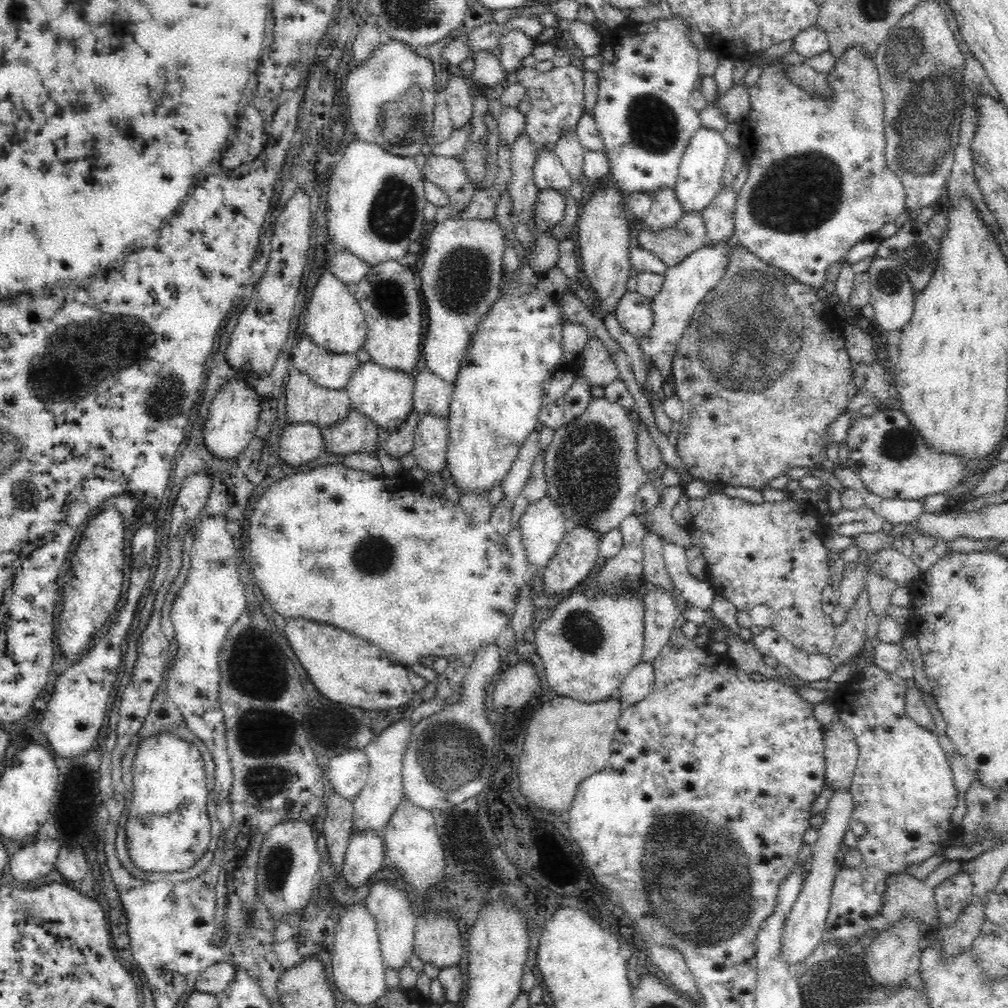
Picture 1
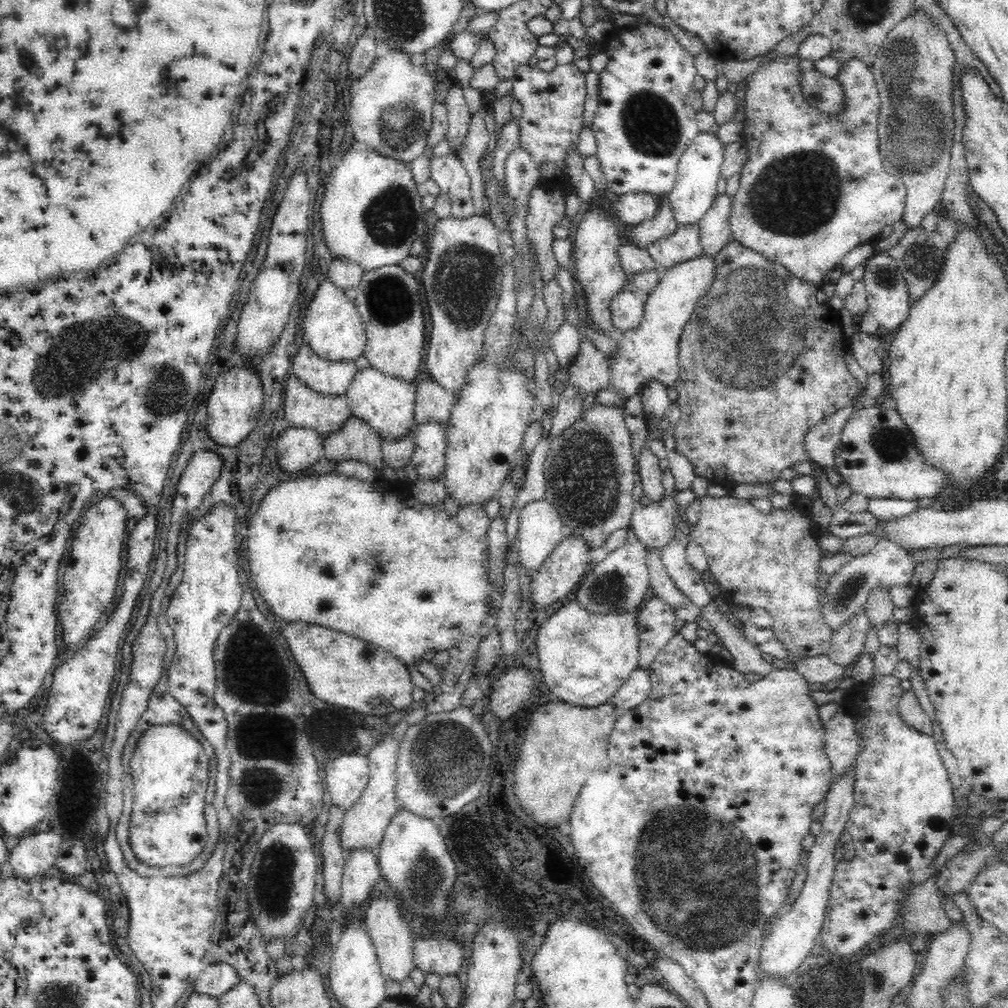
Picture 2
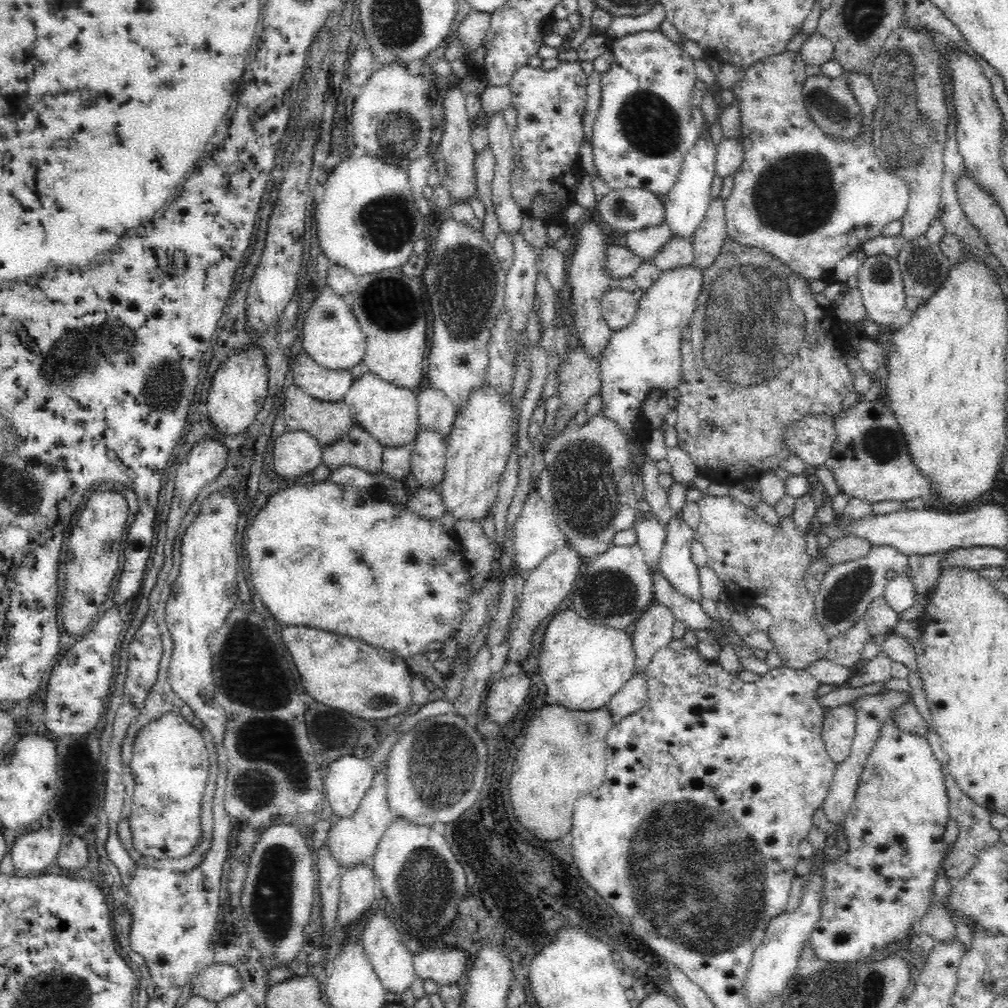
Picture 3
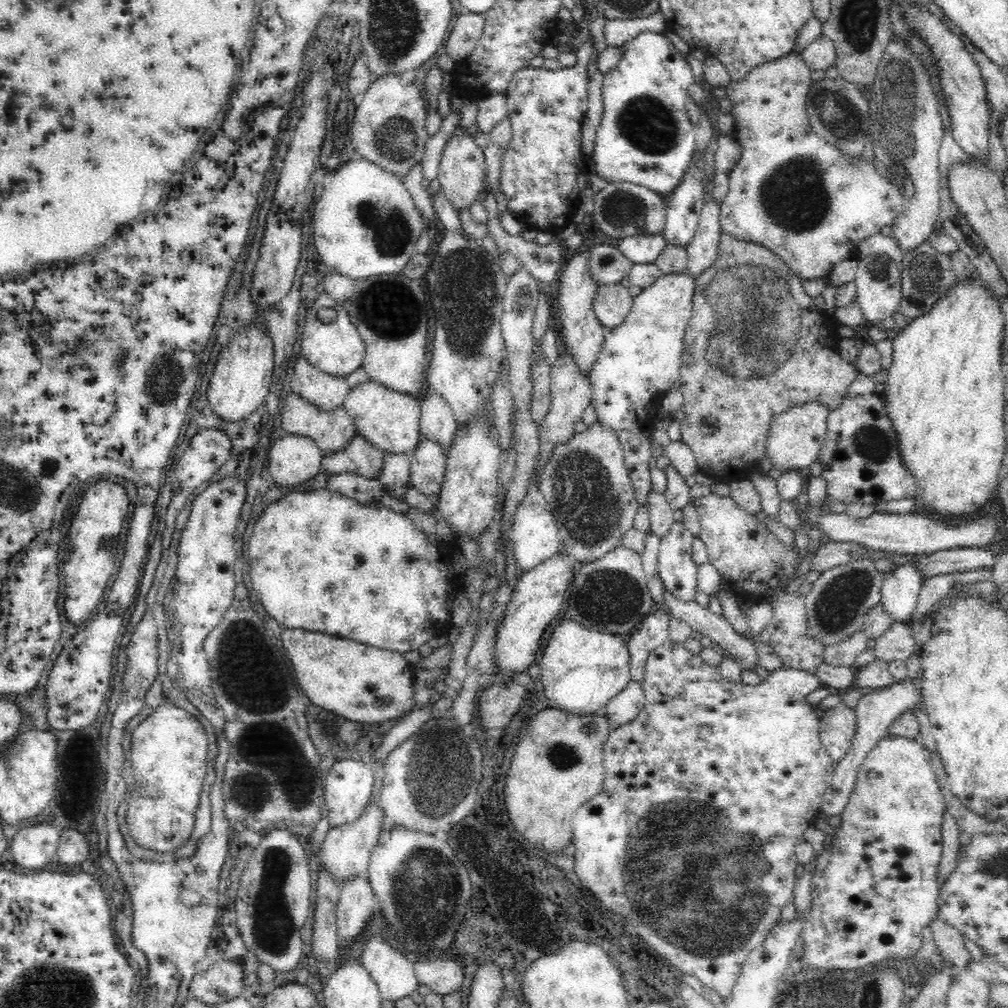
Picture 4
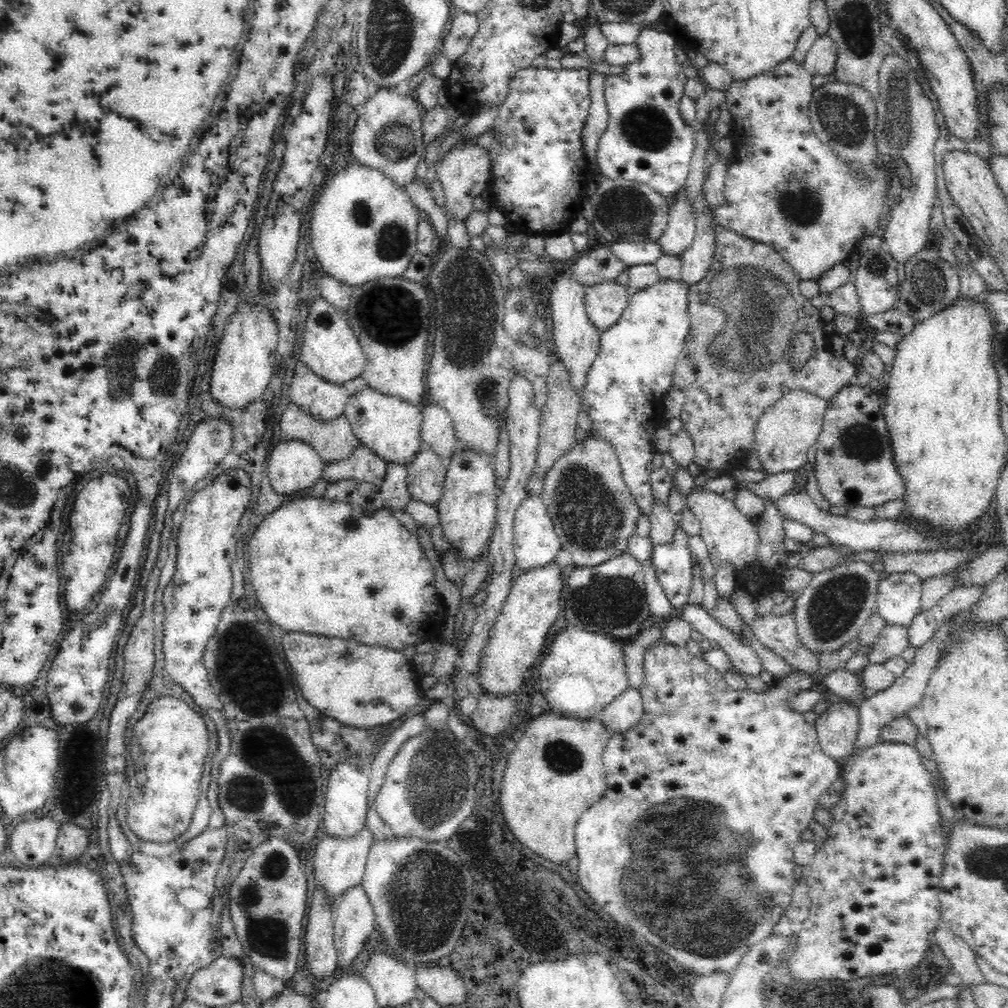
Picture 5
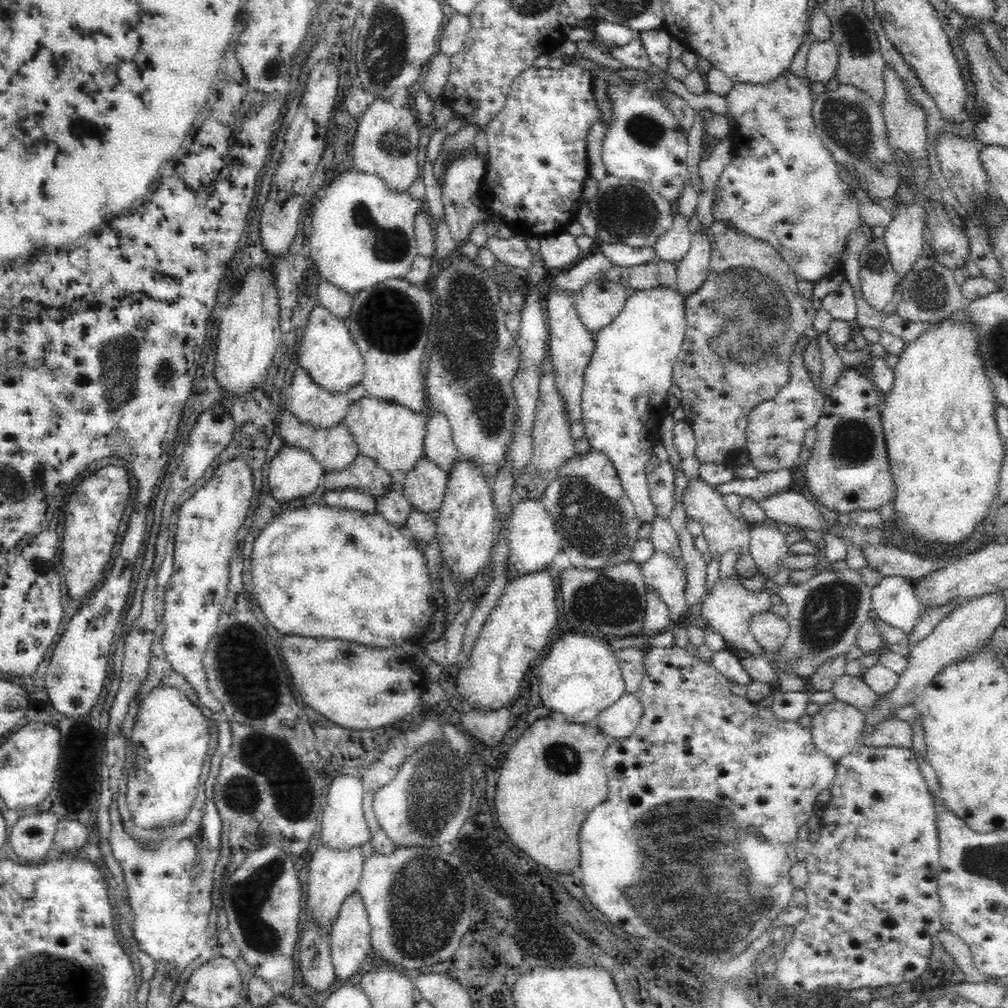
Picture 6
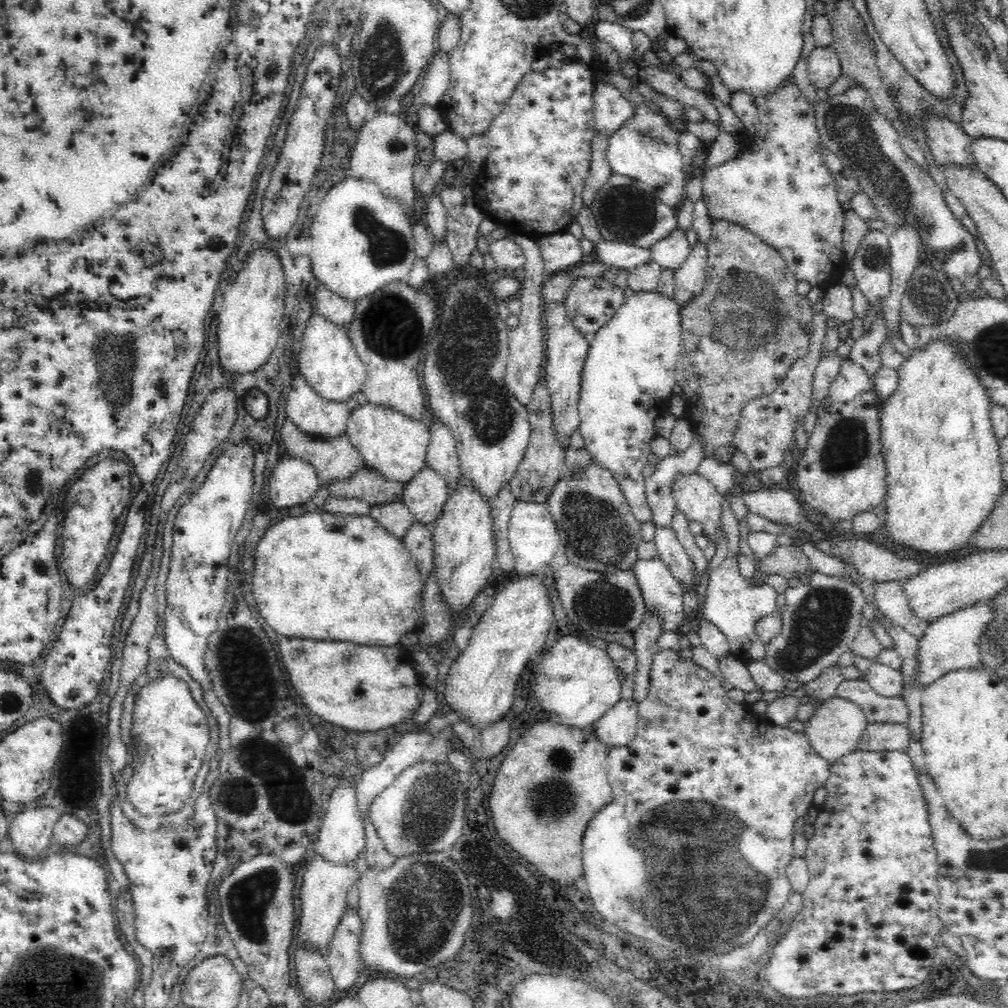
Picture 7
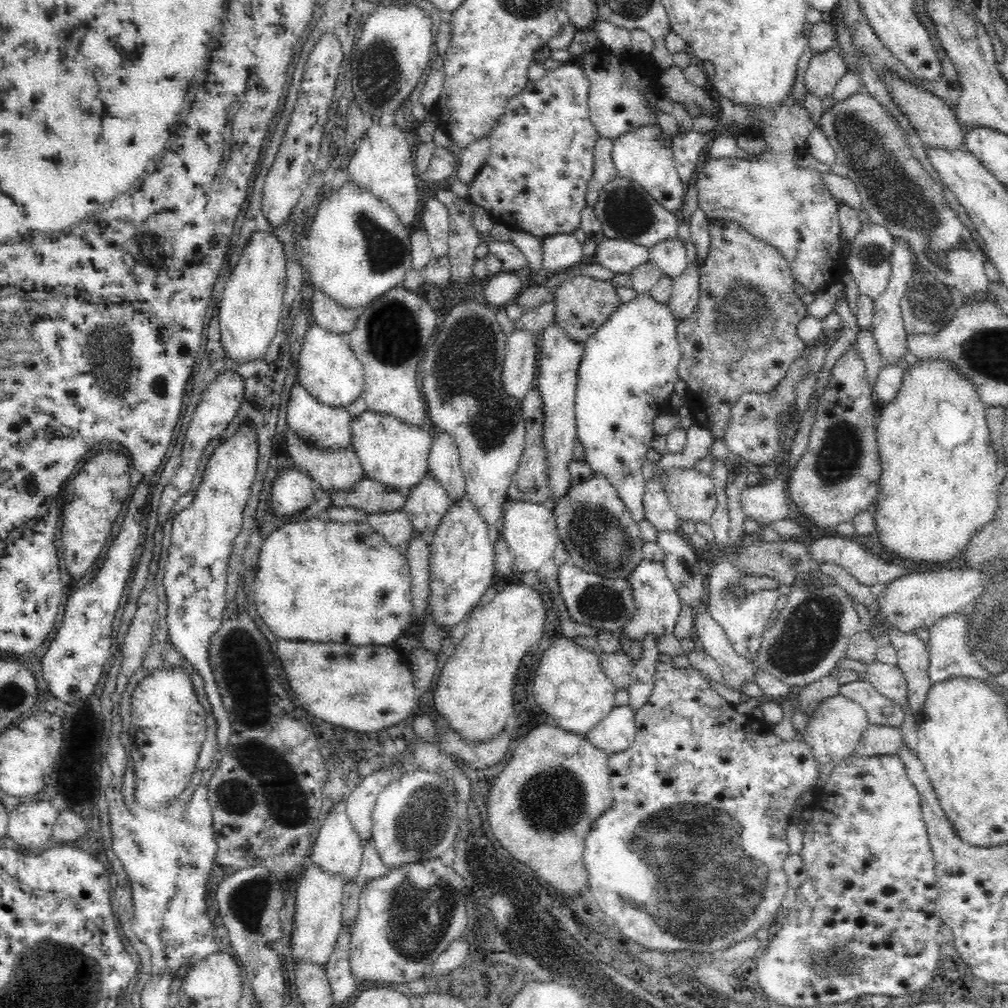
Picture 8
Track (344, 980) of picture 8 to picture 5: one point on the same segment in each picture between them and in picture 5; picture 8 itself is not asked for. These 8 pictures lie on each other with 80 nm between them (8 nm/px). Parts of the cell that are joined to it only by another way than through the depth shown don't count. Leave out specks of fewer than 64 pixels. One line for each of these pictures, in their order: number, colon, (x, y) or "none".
5: (354, 918)
6: (350, 930)
7: (343, 955)

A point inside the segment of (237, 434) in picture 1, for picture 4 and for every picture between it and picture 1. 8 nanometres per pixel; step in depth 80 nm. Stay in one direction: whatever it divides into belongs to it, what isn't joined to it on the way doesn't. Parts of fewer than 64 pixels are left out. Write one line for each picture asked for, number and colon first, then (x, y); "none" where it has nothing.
2: (234, 407)
3: (239, 387)
4: (241, 381)

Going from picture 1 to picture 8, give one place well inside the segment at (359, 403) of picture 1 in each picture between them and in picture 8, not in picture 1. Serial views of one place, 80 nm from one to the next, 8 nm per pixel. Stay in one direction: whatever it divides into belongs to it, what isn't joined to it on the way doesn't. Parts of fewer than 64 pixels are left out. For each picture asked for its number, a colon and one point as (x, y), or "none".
2: (386, 403)
3: (388, 412)
4: (388, 419)
5: (390, 426)
6: (392, 435)
7: (392, 443)
8: (392, 451)

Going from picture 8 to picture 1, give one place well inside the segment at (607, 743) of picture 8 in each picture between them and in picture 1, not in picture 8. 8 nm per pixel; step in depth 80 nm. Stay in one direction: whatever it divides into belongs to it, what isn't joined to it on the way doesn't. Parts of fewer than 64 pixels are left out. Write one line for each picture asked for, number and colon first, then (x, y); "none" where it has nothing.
1: (640, 681)
2: (636, 688)
3: (633, 694)
4: (626, 704)
5: (626, 709)
6: (618, 720)
7: (615, 727)

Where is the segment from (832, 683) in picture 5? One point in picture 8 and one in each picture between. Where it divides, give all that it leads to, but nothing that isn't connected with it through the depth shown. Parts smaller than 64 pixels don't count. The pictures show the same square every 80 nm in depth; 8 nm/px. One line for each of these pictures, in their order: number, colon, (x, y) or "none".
6: (852, 690)
7: (876, 708)
8: (880, 710)

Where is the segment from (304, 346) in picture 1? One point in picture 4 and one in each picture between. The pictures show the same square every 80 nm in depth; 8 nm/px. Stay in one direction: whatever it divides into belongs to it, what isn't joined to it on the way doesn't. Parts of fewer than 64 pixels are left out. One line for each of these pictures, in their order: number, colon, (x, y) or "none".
2: (327, 377)
3: (319, 382)
4: (326, 391)

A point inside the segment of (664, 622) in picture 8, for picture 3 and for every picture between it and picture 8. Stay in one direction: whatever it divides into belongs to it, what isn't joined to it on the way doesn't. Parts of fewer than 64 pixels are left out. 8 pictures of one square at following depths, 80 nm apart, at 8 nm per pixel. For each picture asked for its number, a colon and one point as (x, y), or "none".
3: (675, 562)
4: (677, 568)
5: (672, 561)
6: (667, 575)
7: (663, 593)

